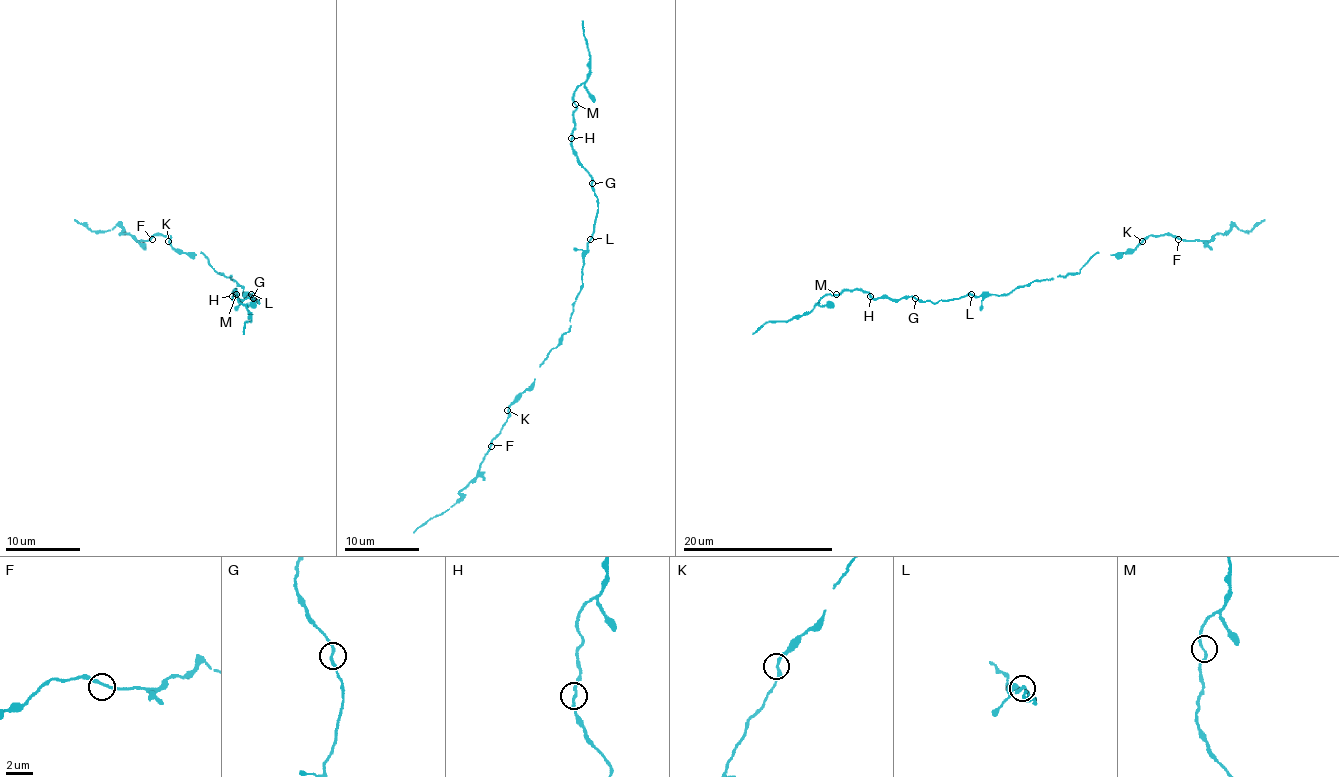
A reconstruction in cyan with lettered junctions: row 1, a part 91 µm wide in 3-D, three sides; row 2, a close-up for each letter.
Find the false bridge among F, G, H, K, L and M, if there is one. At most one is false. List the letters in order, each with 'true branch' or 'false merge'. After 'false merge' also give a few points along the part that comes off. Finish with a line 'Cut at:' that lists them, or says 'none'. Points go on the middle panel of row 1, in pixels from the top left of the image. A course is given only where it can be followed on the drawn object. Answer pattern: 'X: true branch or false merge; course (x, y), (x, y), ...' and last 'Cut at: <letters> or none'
F: true branch
G: true branch
H: true branch
K: true branch
L: true branch
M: true branch
Cut at: none

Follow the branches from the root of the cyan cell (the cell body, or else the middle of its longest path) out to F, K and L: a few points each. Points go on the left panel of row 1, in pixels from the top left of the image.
F: (238, 284), (232, 277), (217, 273), (200, 253), (178, 253), (168, 236), (153, 236), (152, 239)
K: (238, 284), (230, 279), (232, 277), (217, 273), (200, 253), (178, 253), (168, 241)
L: (238, 284), (243, 288), (243, 296), (251, 294)

